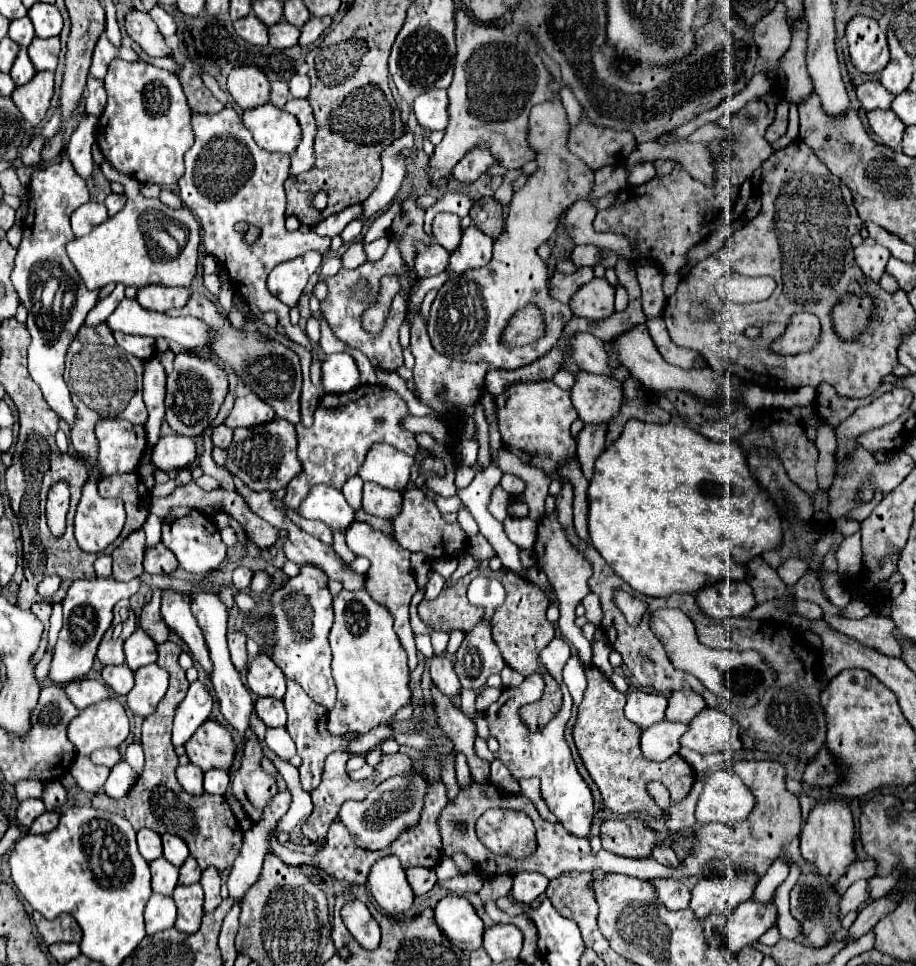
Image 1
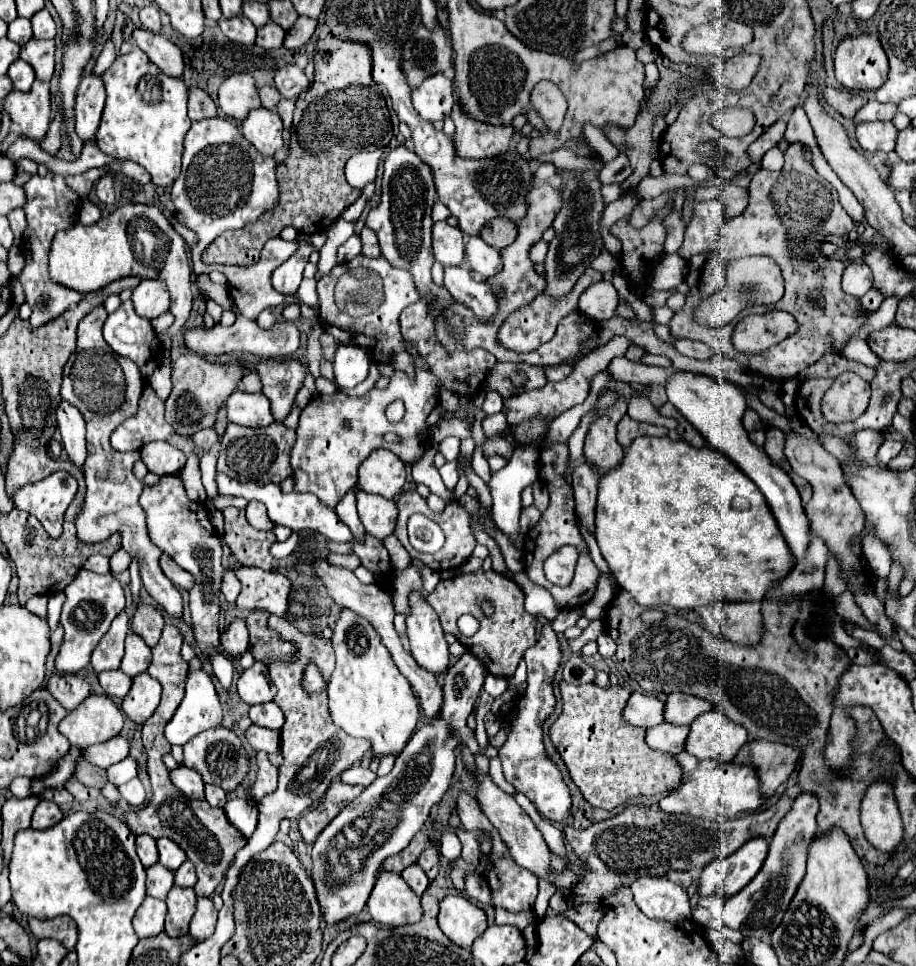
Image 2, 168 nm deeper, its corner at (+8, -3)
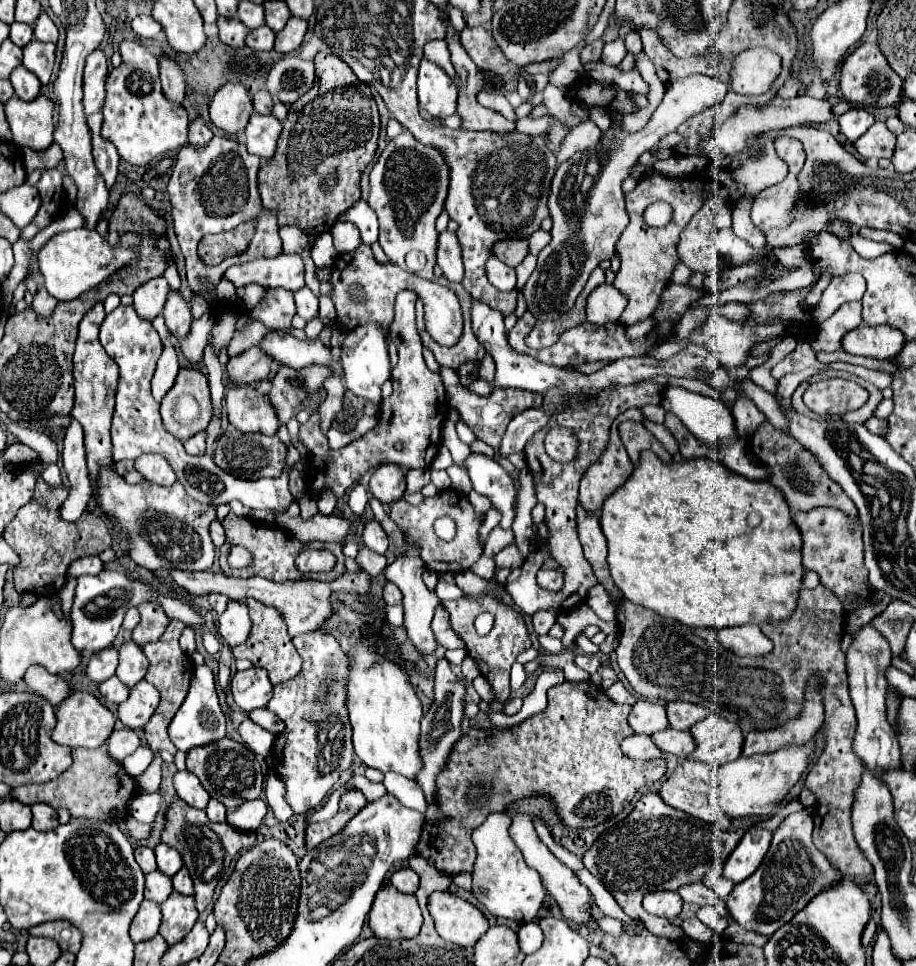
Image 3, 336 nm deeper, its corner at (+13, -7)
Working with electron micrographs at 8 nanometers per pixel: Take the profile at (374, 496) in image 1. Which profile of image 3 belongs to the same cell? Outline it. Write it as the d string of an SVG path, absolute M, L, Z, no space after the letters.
M368 521L366 527L364 527L364 533L362 533L362 539L364 539L364 545L368 549L372 549L374 553L380 553L384 555L390 541L388 541L388 535L384 533L384 529L380 527L378 521Z

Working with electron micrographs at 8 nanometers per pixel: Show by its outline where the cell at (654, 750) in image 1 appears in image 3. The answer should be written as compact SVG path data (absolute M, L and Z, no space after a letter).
M672 727L654 733L652 741L656 743L656 747L660 751L672 753L678 757L690 757L690 753L696 749L696 743L694 743L694 737L690 735L690 731L676 731Z

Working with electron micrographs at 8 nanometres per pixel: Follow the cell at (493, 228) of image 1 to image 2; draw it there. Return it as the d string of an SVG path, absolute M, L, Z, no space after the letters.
M497 217L495 221L487 223L483 229L481 229L481 235L479 235L487 245L495 247L497 251L505 249L507 245L511 245L517 237L517 227L515 223L511 223L507 217Z

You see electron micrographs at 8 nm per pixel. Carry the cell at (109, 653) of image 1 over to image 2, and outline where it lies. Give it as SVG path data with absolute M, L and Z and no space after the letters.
M109 631L103 641L93 649L91 653L91 667L101 673L107 669L119 669L123 657L123 637L117 635L117 631Z

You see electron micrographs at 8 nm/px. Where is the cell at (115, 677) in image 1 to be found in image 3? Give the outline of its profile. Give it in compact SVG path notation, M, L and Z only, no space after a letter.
M110 677L108 681L100 683L98 689L100 689L100 693L102 693L102 697L104 697L106 701L116 703L116 705L120 705L122 701L126 701L126 699L128 699L128 693L130 693L130 689L128 689L126 685L122 685L122 683L118 681L118 677Z

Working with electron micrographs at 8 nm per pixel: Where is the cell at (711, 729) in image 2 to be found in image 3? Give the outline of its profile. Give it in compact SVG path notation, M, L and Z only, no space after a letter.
M708 715L706 719L698 721L690 733L696 741L696 751L690 757L696 761L722 765L742 755L742 729L718 715Z

